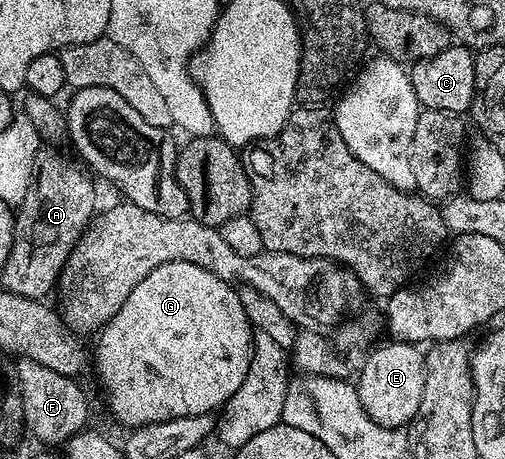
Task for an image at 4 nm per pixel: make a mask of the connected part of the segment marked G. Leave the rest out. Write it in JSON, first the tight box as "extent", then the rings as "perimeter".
{"extent":[93,262,255,428],"perimeter":[[[170,262],[153,268],[153,272],[149,272],[149,276],[145,276],[145,280],[141,280],[137,288],[133,288],[133,292],[129,292],[125,304],[121,304],[121,308],[107,321],[98,338],[99,347],[94,347],[93,350],[93,366],[97,374],[99,370],[99,378],[103,381],[103,390],[107,393],[107,406],[121,425],[134,428],[148,426],[154,422],[174,422],[176,418],[196,418],[223,408],[245,381],[254,354],[255,335],[251,321],[245,316],[239,290],[232,283],[213,276],[213,272],[205,272],[205,268],[197,268],[197,264]]]}

